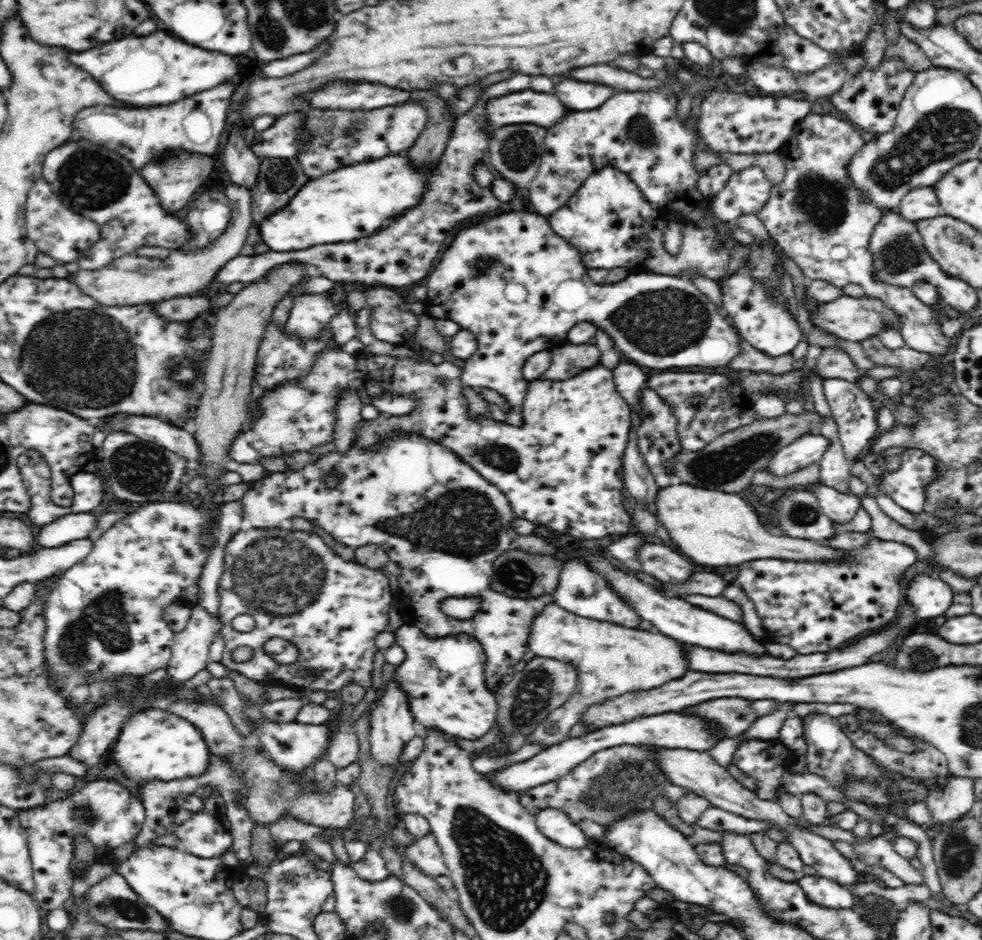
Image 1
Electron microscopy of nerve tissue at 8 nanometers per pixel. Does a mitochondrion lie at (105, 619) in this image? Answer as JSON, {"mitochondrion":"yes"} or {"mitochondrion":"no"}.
{"mitochondrion":"yes"}

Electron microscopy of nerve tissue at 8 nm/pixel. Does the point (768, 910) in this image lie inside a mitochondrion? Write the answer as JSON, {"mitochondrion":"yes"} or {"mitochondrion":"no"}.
{"mitochondrion":"no"}

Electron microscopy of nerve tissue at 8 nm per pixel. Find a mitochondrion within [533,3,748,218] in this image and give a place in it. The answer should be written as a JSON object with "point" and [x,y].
{"point":[641,129]}

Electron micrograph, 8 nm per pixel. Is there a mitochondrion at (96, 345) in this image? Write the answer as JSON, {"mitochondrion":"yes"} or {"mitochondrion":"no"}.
{"mitochondrion":"yes"}

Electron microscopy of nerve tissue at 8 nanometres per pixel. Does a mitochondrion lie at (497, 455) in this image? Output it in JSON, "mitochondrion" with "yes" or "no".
{"mitochondrion":"yes"}

